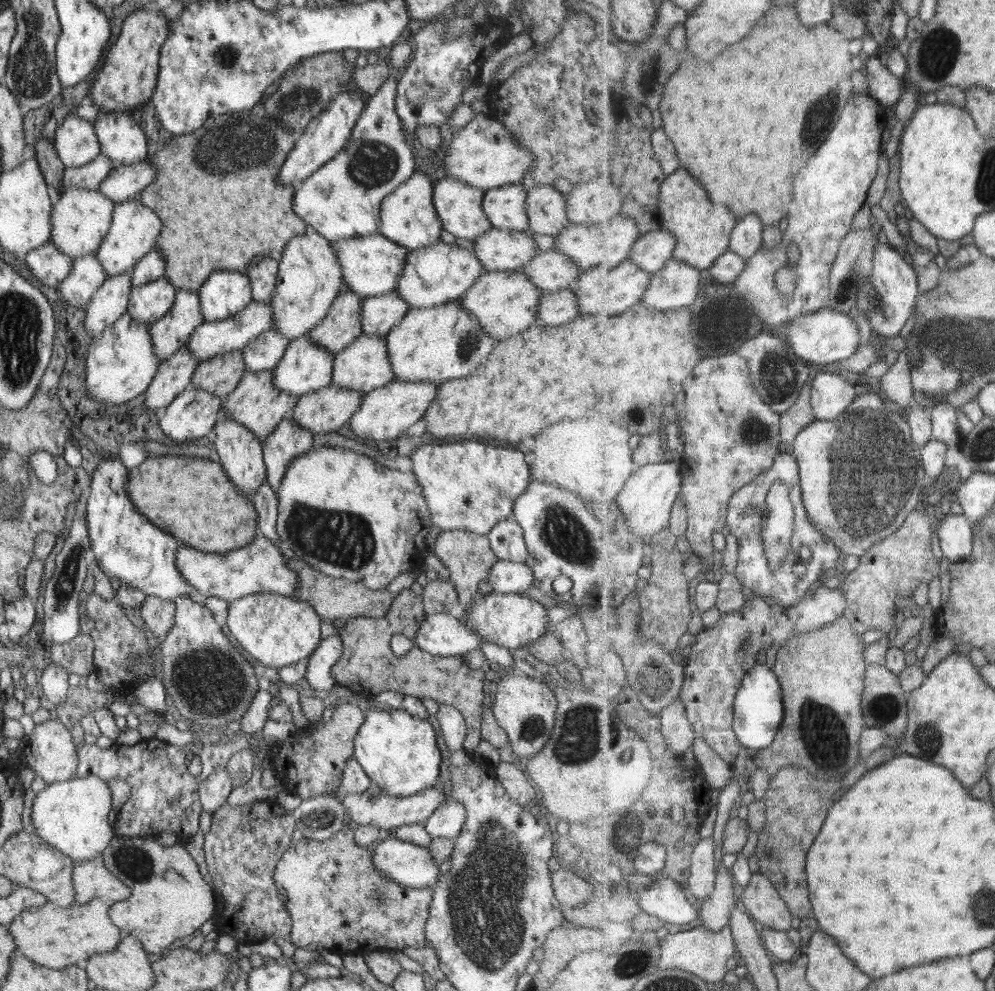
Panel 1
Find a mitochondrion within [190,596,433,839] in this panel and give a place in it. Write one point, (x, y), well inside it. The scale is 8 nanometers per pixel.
(318, 820)

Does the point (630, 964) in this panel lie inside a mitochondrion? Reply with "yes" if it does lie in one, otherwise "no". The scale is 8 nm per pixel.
yes

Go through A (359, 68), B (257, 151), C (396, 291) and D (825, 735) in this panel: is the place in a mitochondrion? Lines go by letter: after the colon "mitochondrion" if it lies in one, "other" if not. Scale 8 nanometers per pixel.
A: other
B: mitochondrion
C: other
D: mitochondrion

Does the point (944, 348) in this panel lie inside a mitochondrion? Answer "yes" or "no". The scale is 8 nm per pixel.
yes

